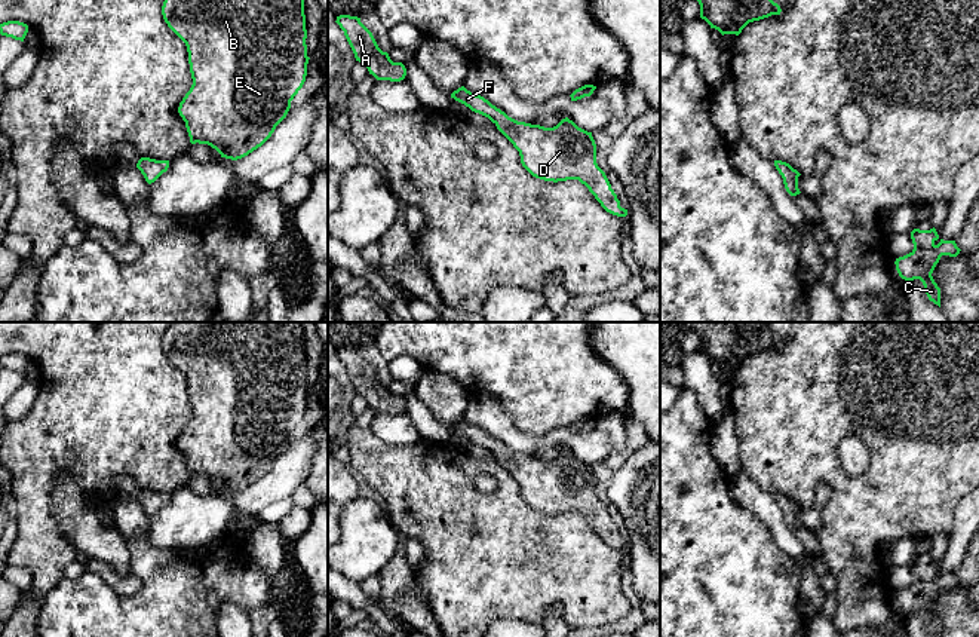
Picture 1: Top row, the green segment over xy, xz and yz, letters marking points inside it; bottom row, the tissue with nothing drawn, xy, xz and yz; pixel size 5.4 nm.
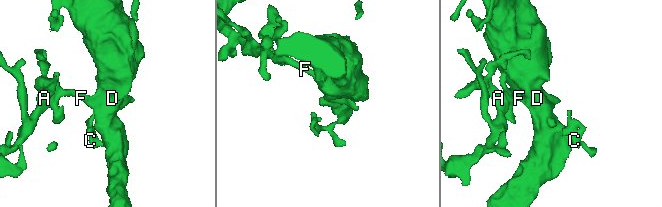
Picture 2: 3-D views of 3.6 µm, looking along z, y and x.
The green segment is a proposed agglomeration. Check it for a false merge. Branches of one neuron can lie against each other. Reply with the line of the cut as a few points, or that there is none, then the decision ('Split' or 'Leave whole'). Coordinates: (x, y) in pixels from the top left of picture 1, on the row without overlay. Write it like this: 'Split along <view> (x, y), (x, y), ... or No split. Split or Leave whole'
No split. Leave whole

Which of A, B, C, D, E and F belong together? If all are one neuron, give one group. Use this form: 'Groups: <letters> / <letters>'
Groups: A B C D E F

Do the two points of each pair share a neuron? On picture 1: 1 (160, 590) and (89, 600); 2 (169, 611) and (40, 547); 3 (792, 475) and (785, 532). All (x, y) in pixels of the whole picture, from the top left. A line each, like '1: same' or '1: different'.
1: same
2: different
3: different

